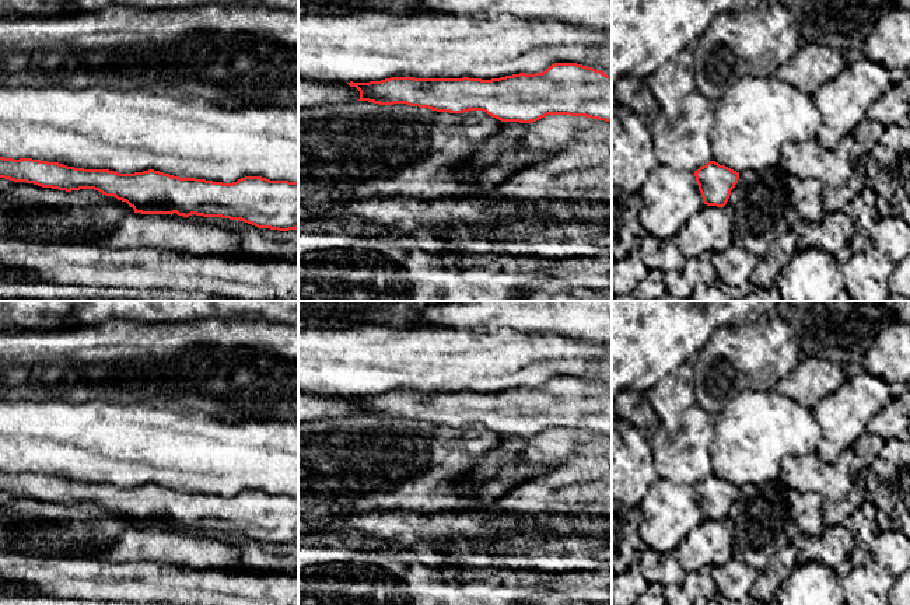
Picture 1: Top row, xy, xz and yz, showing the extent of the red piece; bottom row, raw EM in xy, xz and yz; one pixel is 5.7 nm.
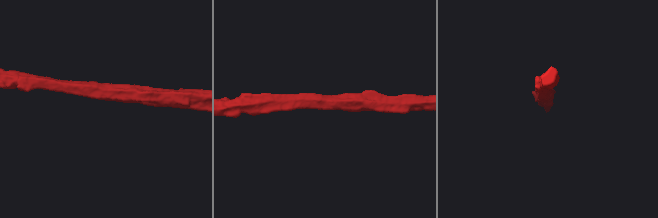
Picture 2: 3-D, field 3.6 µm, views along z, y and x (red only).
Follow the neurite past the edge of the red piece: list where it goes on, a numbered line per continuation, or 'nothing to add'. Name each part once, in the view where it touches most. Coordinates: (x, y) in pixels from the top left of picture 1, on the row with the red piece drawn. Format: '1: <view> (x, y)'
nothing to add

